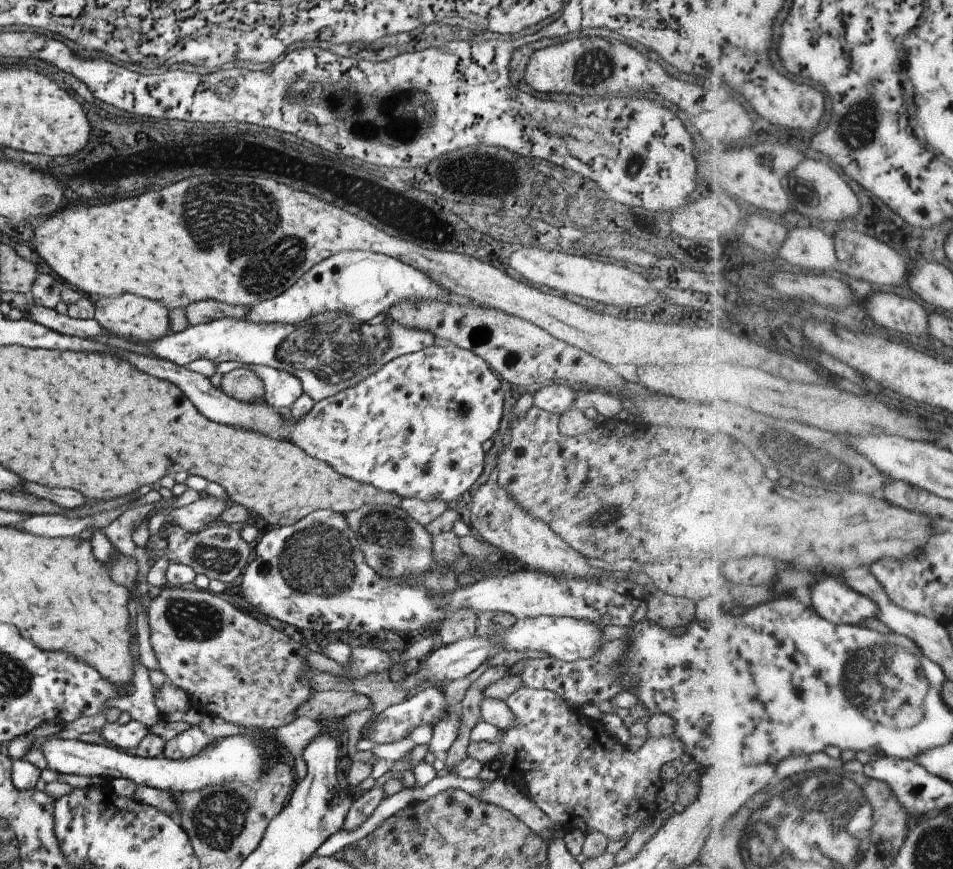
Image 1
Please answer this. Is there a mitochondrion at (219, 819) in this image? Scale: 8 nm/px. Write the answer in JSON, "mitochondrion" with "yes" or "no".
{"mitochondrion":"yes"}

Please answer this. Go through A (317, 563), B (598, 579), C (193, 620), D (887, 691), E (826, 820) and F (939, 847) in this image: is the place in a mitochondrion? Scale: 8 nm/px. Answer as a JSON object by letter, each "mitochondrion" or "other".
{"A":"mitochondrion","B":"other","C":"mitochondrion","D":"mitochondrion","E":"mitochondrion","F":"mitochondrion"}

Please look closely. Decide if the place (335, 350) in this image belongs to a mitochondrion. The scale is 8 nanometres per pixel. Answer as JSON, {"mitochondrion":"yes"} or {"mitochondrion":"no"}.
{"mitochondrion":"yes"}

